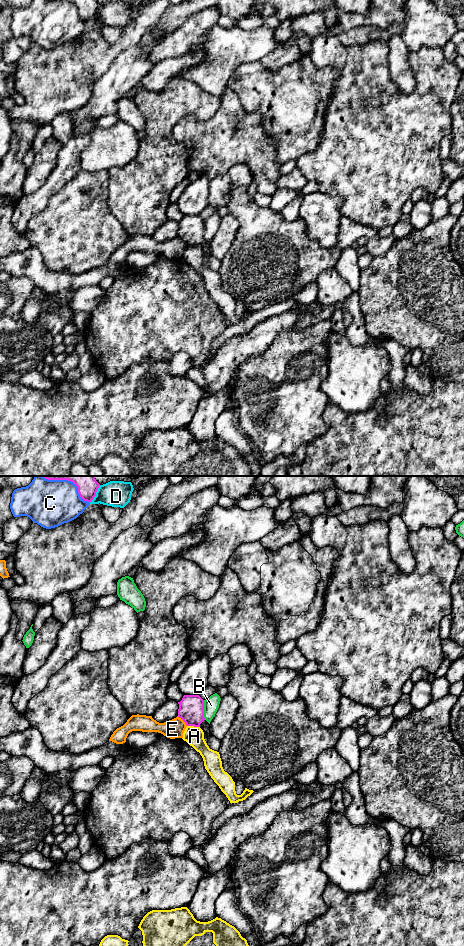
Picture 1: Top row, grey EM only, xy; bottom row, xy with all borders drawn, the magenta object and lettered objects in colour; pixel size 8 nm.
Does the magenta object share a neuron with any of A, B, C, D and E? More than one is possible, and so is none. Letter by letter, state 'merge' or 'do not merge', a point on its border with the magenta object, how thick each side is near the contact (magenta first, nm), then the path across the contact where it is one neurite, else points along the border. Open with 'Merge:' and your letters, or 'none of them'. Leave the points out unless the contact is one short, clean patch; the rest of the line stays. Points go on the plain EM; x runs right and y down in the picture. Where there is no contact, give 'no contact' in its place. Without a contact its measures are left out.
Merge: none of them
A: do not merge; meets magenta in xy at (193, 245); 200 nm thick on the magenta side, 160 nm on the other; border along xy (187, 245), (199, 247)
B: do not merge; meets magenta in xy at (203, 230); 200 nm thick on the magenta side, 120 nm on the other
C: do not merge; meets magenta in xy at (78, 11); 150 nm thick on the magenta side, 380 nm on the other
D: do not merge; meets magenta in xy at (95, 14); 150 nm thick on the magenta side, 200 nm on the other
E: do not merge; meets magenta in xy at (182, 239); 200 nm thick on the magenta side, 150 nm on the other

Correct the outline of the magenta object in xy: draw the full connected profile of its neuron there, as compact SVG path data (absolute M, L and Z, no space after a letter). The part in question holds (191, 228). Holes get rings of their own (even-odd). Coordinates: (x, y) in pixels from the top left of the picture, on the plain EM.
M184 215L178 224L178 237L187 246L200 247L200 244L205 240L204 220L199 215Z

